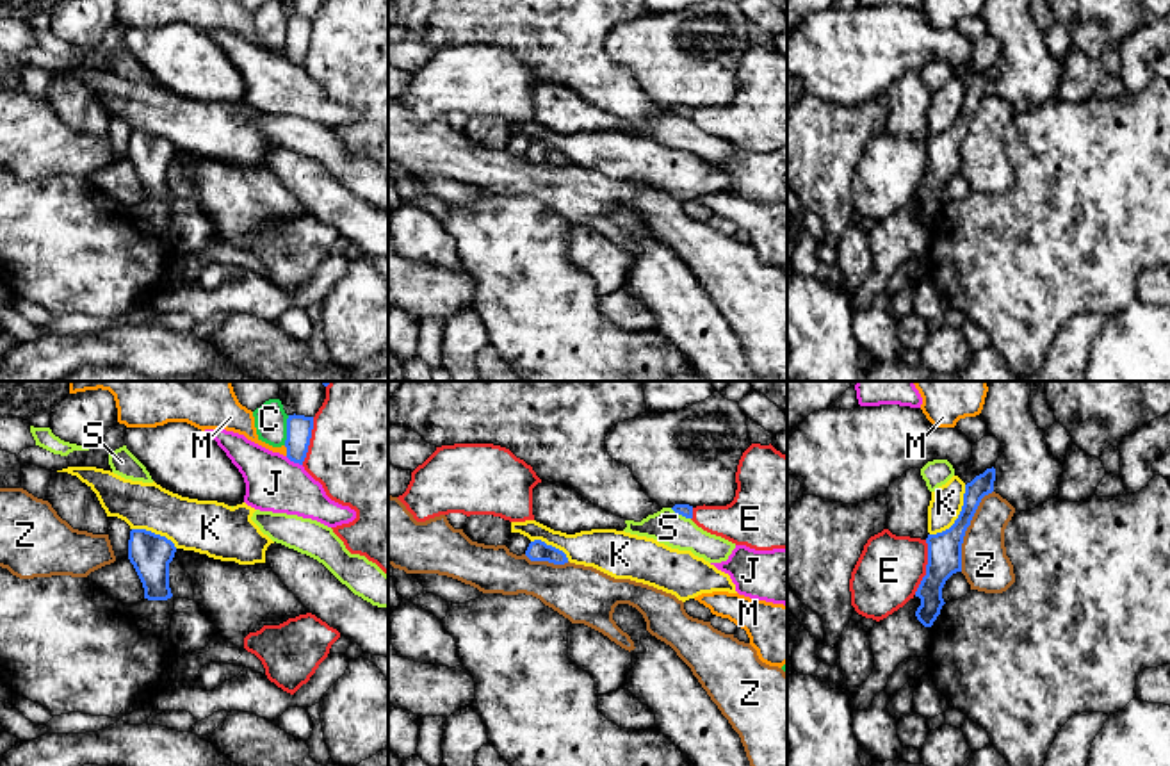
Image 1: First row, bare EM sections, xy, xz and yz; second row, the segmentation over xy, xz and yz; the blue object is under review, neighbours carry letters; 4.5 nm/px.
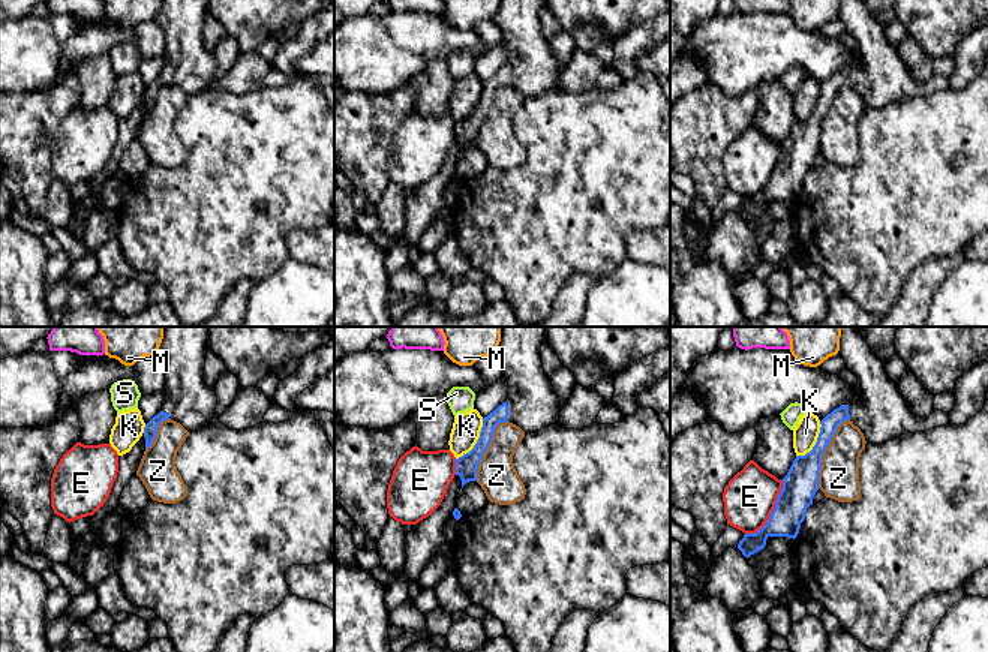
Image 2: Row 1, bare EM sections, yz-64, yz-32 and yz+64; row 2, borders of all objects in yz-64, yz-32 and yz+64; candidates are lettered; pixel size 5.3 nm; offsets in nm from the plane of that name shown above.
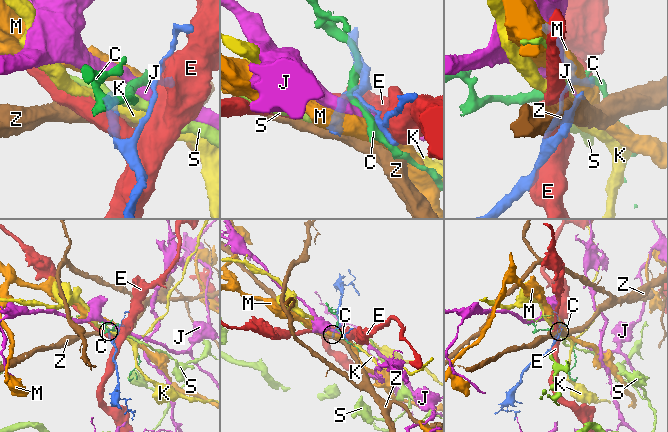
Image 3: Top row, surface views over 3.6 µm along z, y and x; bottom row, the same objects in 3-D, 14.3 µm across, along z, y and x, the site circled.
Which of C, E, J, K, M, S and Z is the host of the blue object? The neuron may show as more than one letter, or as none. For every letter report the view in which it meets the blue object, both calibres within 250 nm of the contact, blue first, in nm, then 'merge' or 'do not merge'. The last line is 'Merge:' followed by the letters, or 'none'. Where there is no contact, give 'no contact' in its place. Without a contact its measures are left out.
C: xy | 110/140 nm | do not merge
E: yz | 160/300 nm | do not merge
J: xy | 110/260 nm | do not merge
K: yz | 160/150 nm | do not merge
M: xy | 110/120 nm | do not merge
S: xz | 60/150 nm | do not merge
Z: yz | 160/220 nm | do not merge
Merge: none

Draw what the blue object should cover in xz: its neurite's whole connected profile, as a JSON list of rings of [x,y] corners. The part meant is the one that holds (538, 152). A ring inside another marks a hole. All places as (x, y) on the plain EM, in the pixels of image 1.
[[[541,141],[531,143],[527,151],[525,151],[525,157],[531,162],[548,162],[548,164],[554,164],[554,166],[568,164],[568,159],[566,159],[566,155],[563,151],[559,151],[559,150],[556,150],[552,146],[547,146]]]

